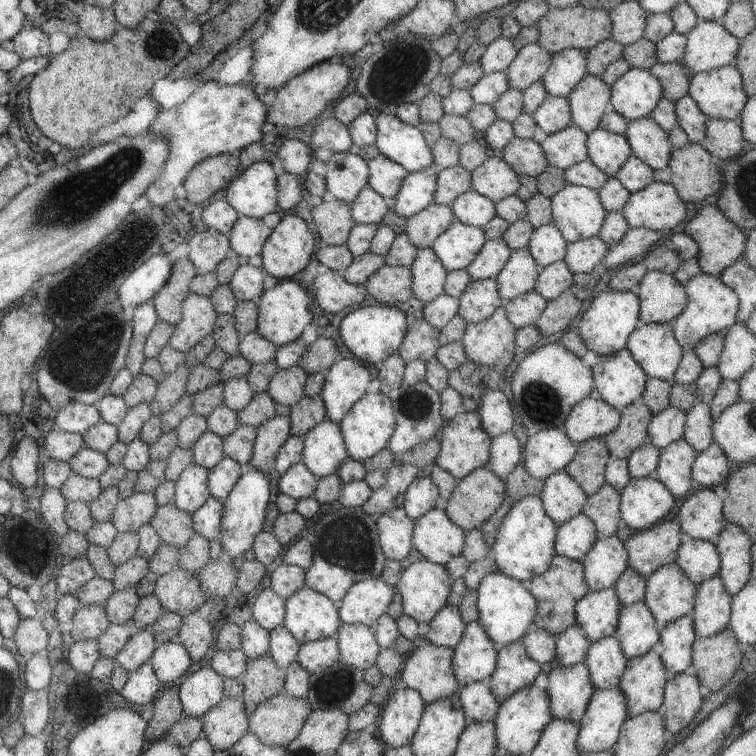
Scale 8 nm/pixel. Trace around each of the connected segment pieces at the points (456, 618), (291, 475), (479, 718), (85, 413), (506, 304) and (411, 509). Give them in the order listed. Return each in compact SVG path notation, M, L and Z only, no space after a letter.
M443 606L435 616L427 622L428 630L423 636L427 644L439 646L441 648L455 647L459 642L461 634L465 629L465 622L461 620L461 614L456 606Z
M301 462L287 468L286 472L276 477L279 493L297 501L311 497L318 480Z
M487 679L469 682L460 689L458 700L461 712L467 720L466 726L493 719L500 703L493 698Z
M68 403L56 410L53 416L54 429L83 435L87 428L100 421L97 410L92 405Z
M533 290L502 302L507 321L516 330L526 325L535 325L537 316L543 312L545 306L546 301Z
M424 472L415 478L405 490L403 511L411 521L415 521L419 516L435 507L437 497L439 497L437 488L433 486L433 482Z

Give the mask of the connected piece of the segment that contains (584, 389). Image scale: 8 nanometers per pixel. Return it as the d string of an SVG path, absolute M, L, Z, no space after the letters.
M555 343L545 344L525 356L508 380L513 392L510 400L513 418L520 422L531 436L549 428L561 428L569 410L579 403L579 400L593 394L590 368L577 356Z

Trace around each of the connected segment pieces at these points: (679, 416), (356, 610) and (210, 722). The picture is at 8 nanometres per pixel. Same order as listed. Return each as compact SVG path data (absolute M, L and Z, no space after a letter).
M668 405L664 410L652 416L646 429L645 443L661 451L671 442L682 438L686 412Z
M379 577L357 582L341 598L339 621L342 624L361 624L373 628L375 622L387 611L393 594L393 587L387 586Z
M240 696L223 697L200 717L202 737L214 752L226 750L248 733L247 716Z

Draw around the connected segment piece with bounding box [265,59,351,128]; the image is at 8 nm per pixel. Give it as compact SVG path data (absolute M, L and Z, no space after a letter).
M337 59L319 62L295 78L291 78L284 86L276 90L273 102L267 106L265 121L283 128L304 126L307 122L317 120L319 114L329 109L340 97L349 84L351 72L345 64Z

